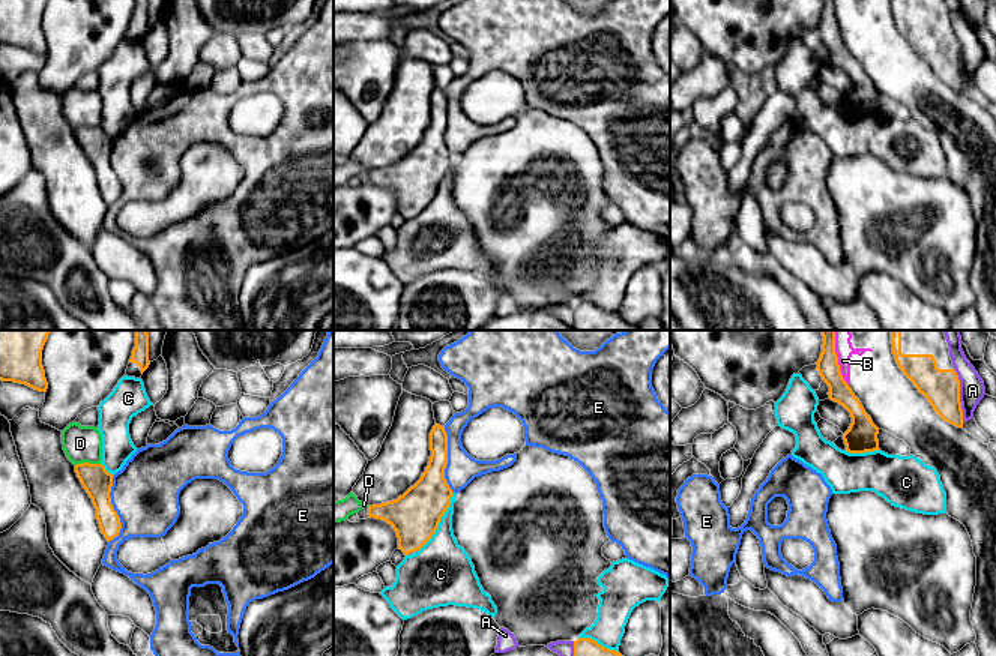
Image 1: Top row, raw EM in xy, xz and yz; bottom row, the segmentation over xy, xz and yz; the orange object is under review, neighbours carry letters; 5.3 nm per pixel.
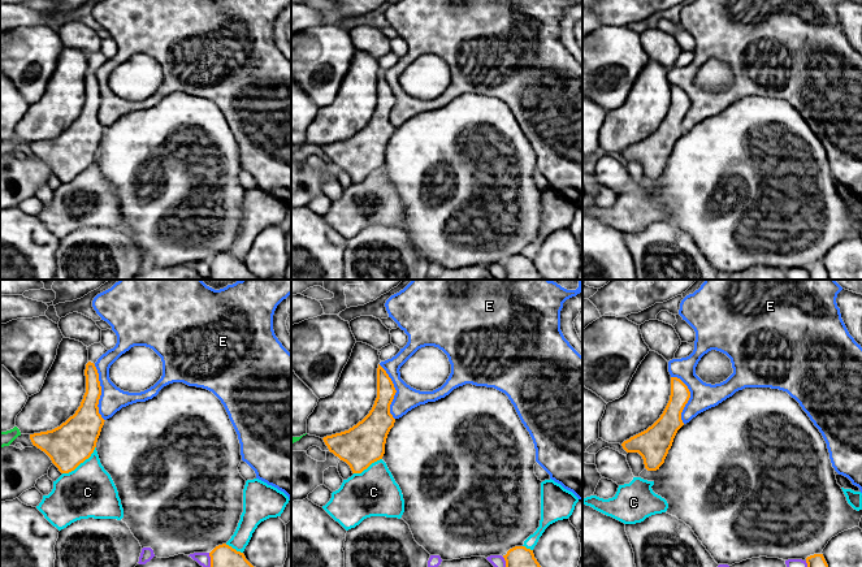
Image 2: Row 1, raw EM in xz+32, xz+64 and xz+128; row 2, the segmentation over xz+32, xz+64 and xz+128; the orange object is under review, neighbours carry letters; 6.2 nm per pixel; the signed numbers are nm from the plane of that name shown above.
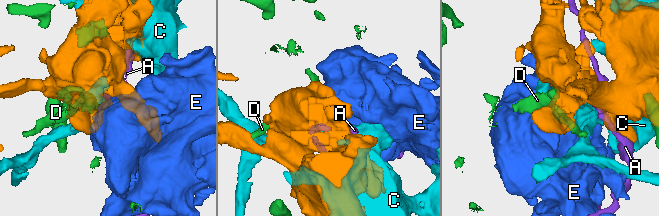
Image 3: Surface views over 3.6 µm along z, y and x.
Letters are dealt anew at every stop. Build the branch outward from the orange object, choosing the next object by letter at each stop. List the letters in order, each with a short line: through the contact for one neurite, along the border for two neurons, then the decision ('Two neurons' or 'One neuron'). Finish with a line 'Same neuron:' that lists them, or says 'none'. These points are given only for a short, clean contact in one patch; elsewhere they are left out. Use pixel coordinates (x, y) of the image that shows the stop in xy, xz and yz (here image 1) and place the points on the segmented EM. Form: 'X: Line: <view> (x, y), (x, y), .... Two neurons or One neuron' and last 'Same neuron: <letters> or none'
A: Two neurons
B: Two neurons
C: Two neurons
D: Two neurons
E: Two neurons
Same neuron: none

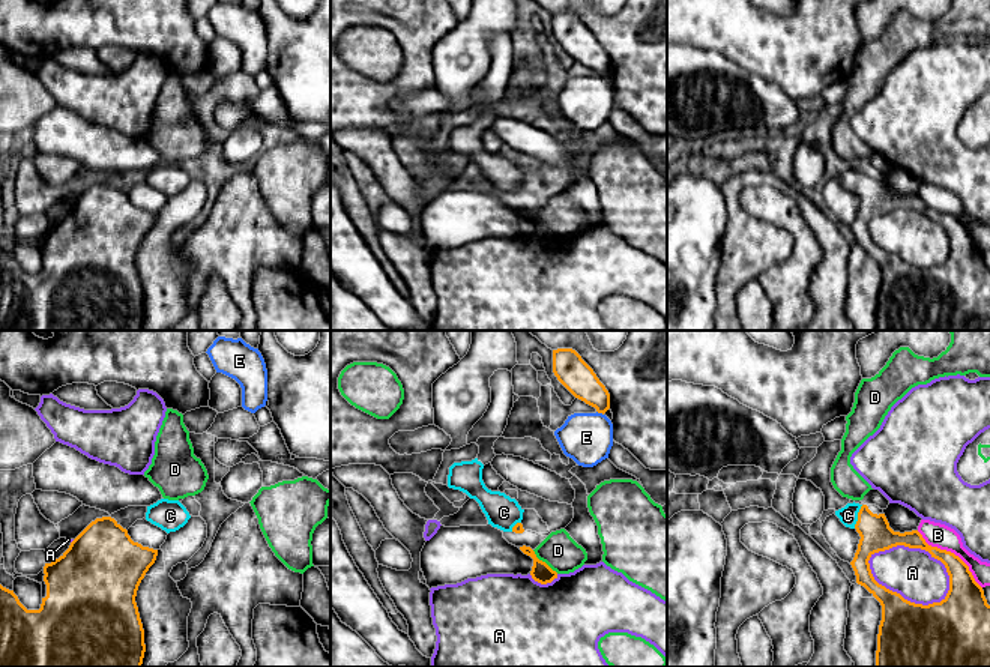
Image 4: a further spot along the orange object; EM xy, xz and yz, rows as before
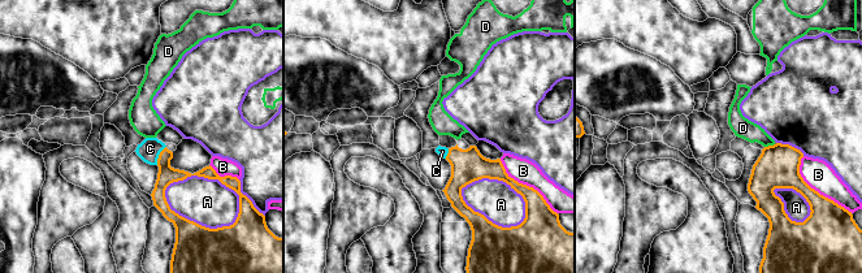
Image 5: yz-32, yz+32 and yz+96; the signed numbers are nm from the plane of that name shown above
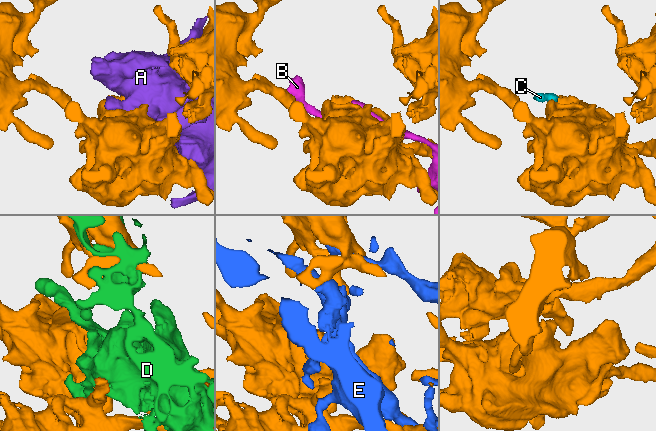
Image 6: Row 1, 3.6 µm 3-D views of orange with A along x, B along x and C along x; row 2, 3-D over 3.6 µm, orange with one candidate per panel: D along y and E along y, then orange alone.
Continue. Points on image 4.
A: Two neurons
B: Two neurons
C: Line: yz (876, 535), (858, 517), (848, 516). One neuron
D: Two neurons
E: Two neurons
Same neuron: C

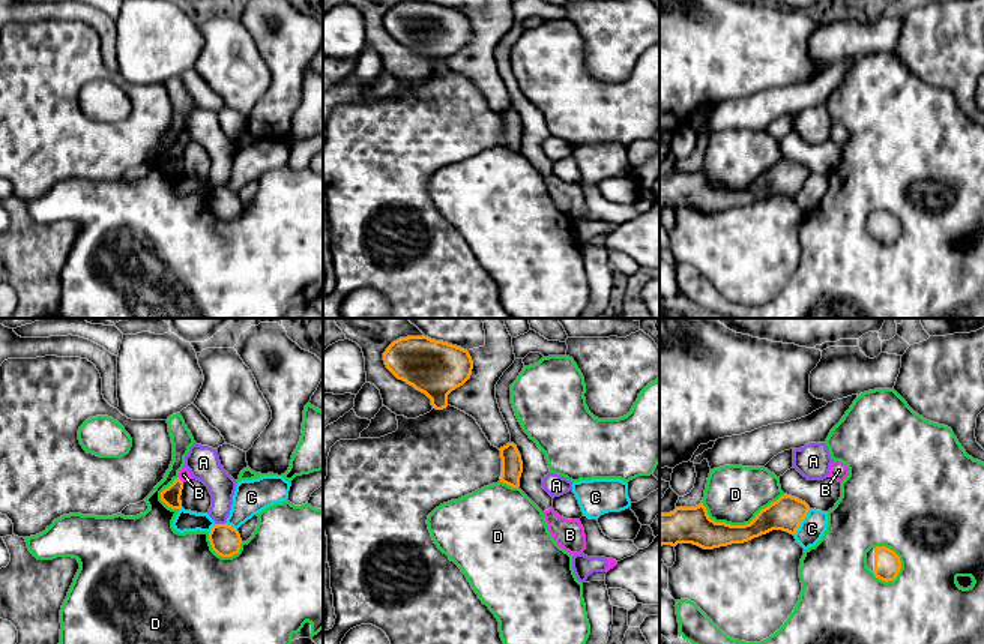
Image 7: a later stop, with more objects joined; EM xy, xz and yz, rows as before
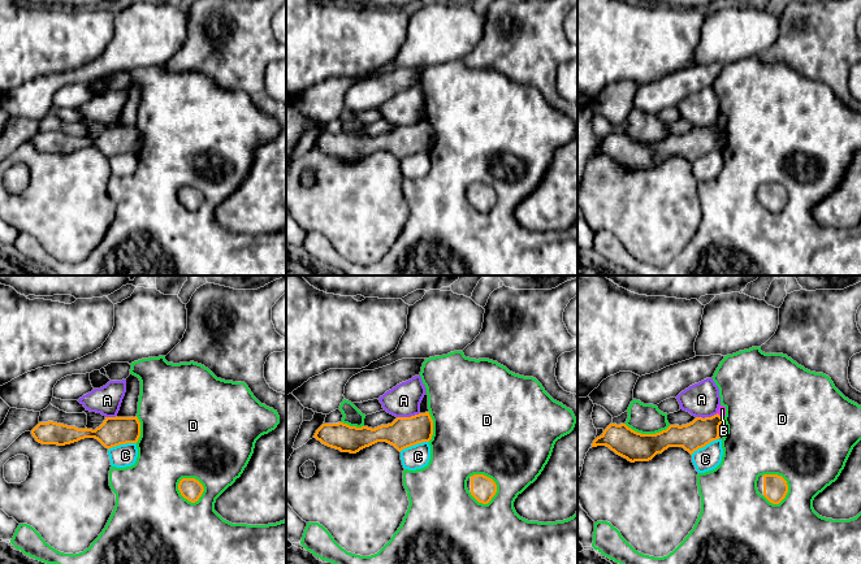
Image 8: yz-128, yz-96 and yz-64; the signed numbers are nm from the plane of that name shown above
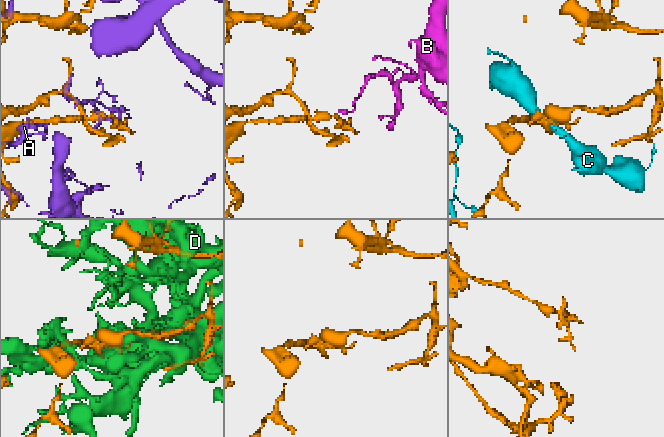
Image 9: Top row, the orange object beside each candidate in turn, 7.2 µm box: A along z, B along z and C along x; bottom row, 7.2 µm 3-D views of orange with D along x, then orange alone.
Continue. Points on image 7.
A: Two neurons
B: Line: xy (178, 478), (182, 482). Two neurons
C: Two neurons
D: Two neurons
Same neuron: none

